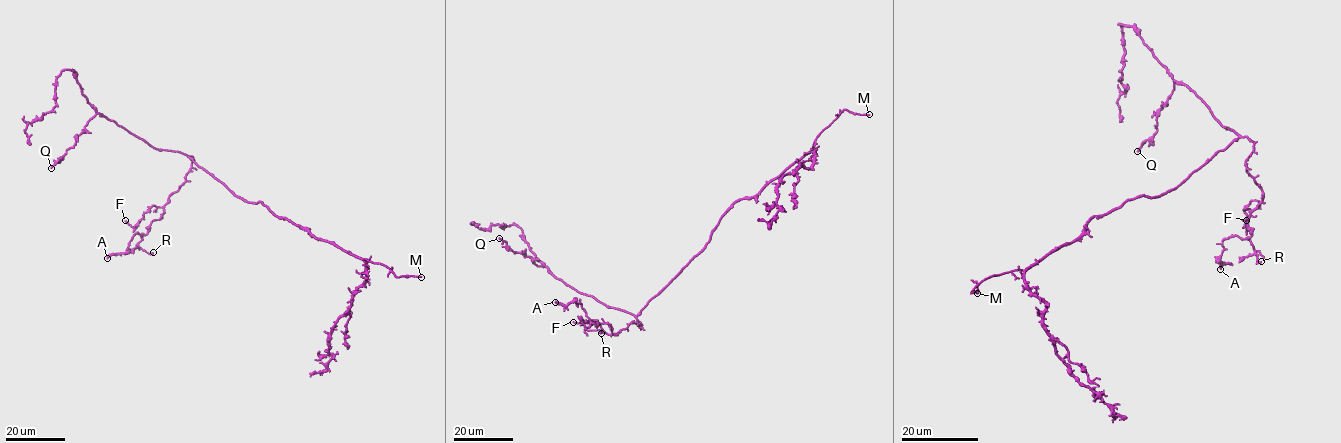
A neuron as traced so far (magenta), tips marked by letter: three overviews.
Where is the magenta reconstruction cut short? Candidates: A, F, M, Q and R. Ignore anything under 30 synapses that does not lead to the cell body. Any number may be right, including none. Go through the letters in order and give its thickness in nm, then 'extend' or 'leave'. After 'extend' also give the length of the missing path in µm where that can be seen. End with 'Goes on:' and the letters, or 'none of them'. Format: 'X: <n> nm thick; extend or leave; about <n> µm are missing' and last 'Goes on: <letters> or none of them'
A: 280 nm thick; leave
F: 110 nm thick; leave
M: 180 nm thick; extend; about 7 µm are missing
Q: 190 nm thick; extend; about 20 µm are missing
R: 220 nm thick; leave
Goes on: M, Q

